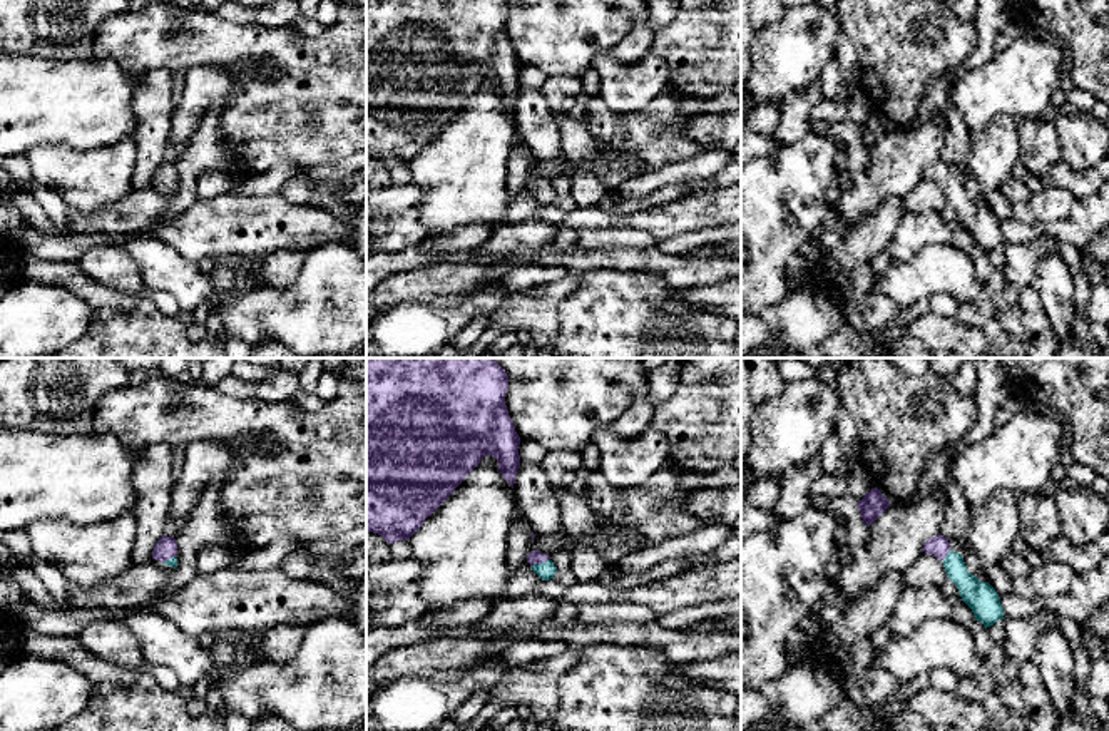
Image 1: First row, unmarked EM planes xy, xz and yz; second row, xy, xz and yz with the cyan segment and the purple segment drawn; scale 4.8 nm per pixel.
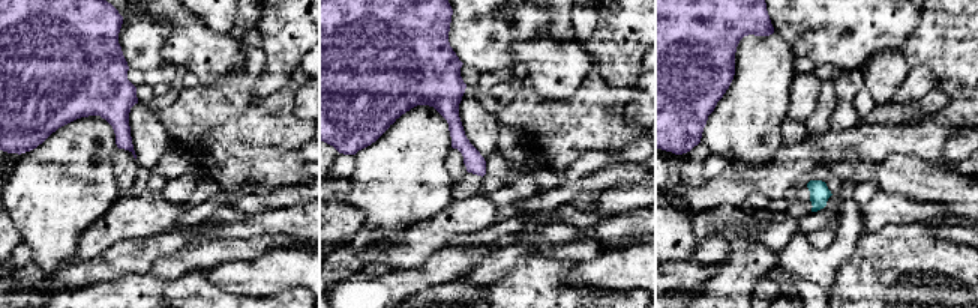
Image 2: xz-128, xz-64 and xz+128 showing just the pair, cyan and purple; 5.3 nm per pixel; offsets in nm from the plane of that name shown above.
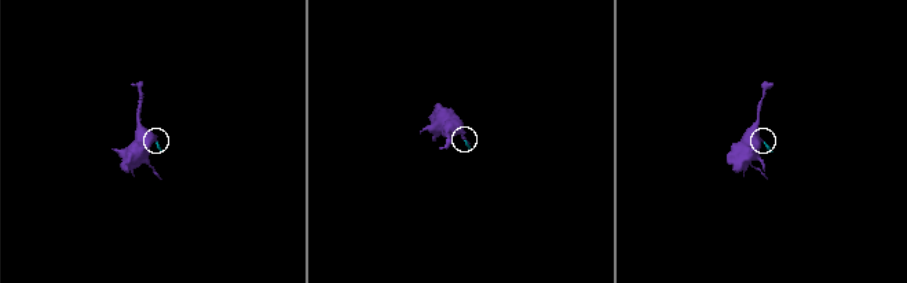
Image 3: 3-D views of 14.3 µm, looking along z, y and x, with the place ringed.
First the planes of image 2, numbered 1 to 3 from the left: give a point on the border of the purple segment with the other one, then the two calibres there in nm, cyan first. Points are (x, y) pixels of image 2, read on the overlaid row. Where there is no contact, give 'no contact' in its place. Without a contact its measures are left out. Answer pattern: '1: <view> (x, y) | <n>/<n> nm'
1: no contact
2: no contact
3: no contact

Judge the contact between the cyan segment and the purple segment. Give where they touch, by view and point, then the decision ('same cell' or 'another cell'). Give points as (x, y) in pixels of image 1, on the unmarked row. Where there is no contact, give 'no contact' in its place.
meets cyan in xz at (539, 189); same cell

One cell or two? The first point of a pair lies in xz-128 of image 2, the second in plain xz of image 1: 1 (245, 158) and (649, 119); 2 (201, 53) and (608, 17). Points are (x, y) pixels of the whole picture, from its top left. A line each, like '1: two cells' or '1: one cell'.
1: one cell
2: two cells

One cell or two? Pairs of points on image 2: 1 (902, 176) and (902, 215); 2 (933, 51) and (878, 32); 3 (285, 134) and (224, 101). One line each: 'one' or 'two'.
1: two
2: two
3: one

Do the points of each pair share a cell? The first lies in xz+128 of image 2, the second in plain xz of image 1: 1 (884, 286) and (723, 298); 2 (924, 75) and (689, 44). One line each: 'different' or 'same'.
1: different
2: different

